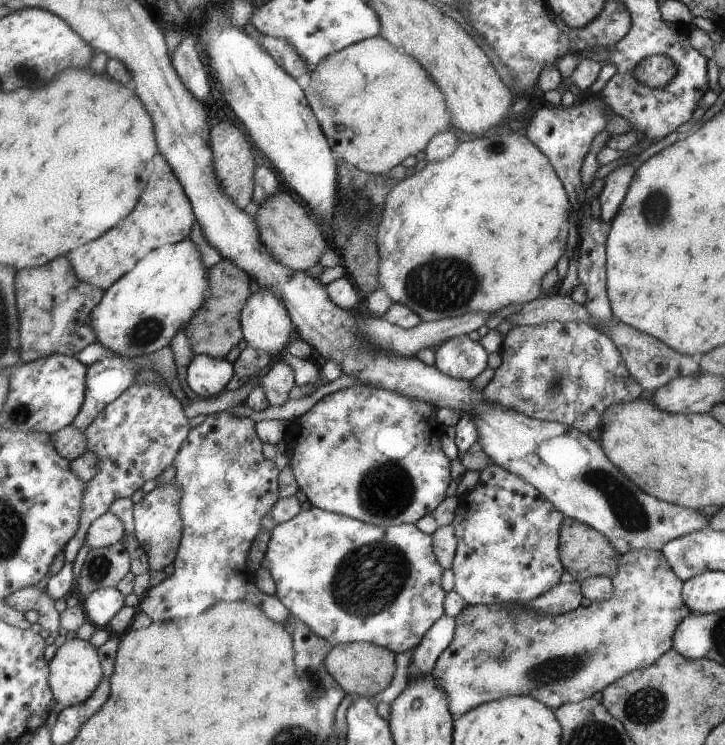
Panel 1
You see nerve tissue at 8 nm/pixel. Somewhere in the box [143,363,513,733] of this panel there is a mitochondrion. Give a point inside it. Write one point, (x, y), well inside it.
(367, 580)

